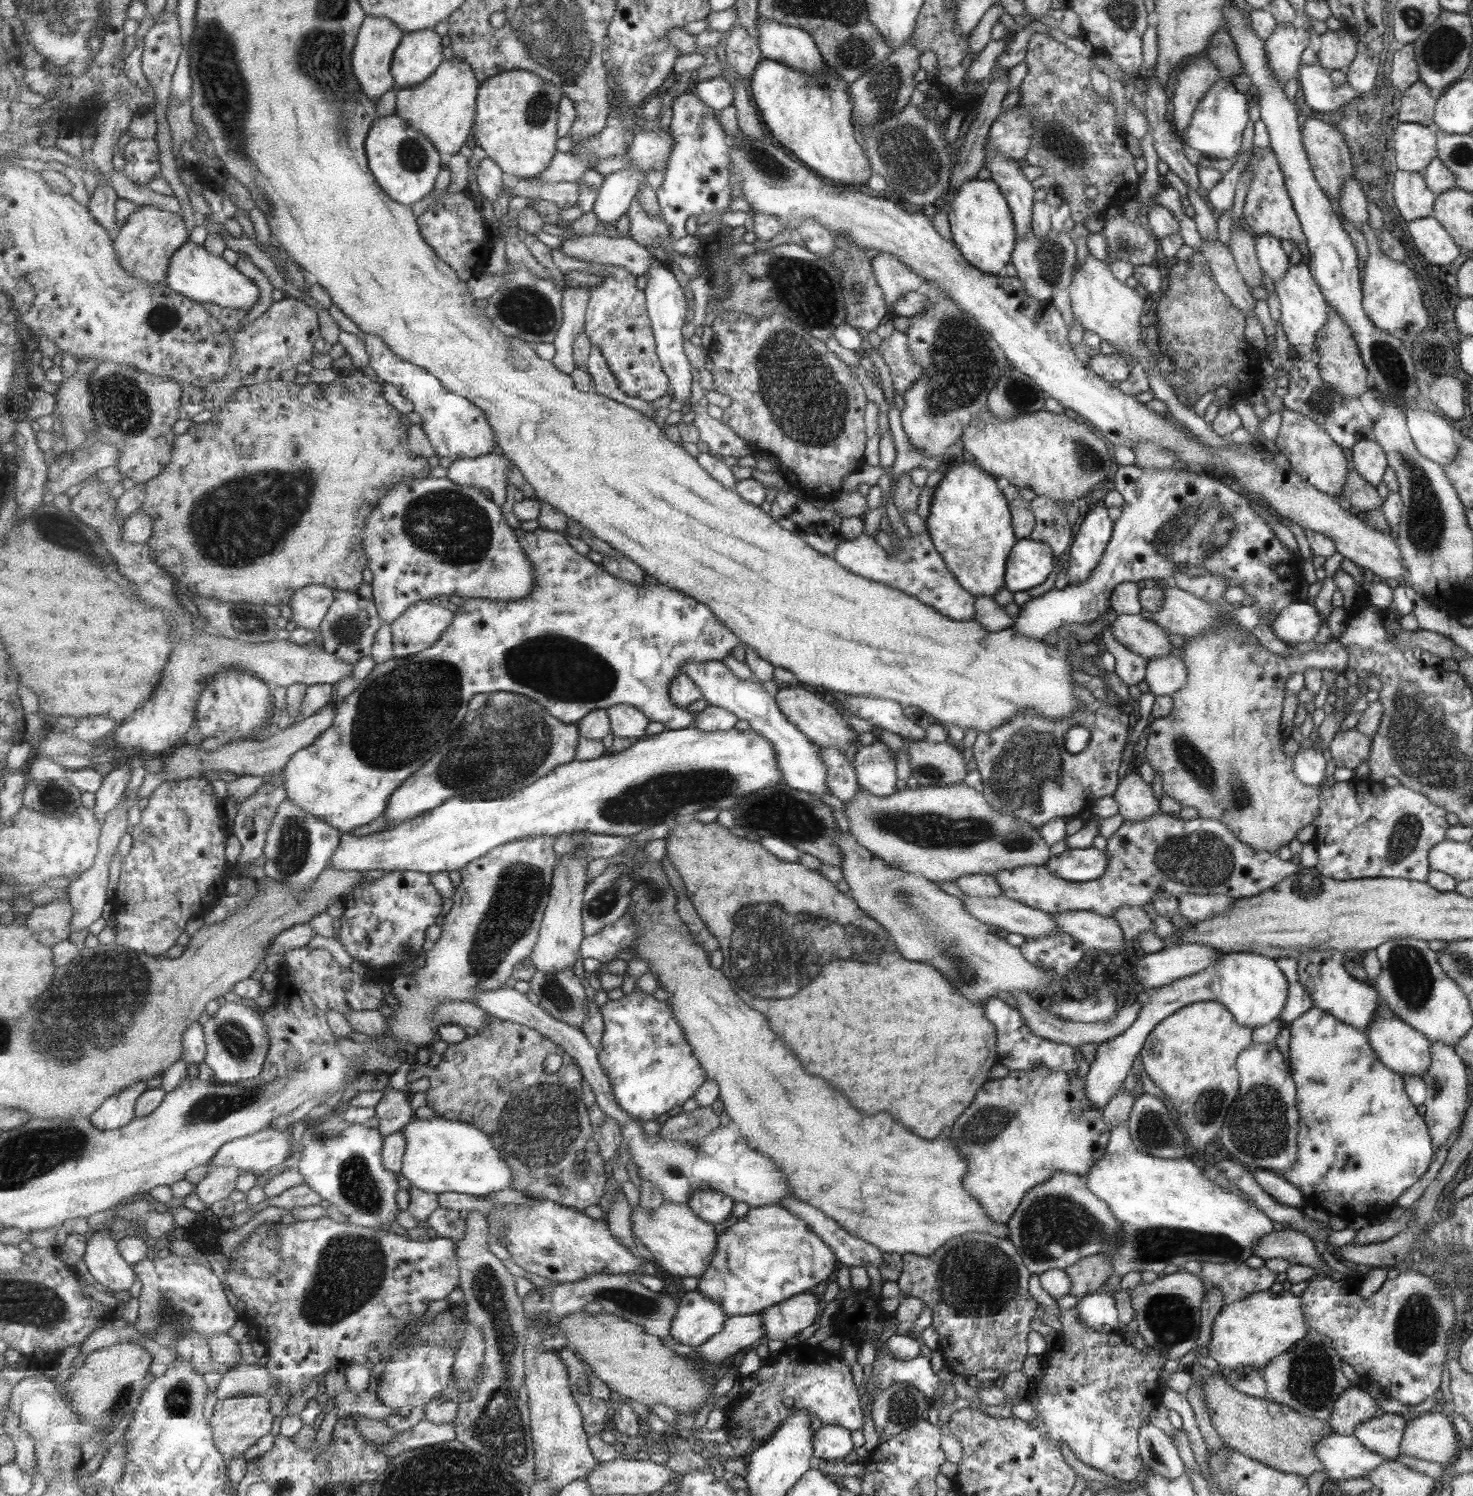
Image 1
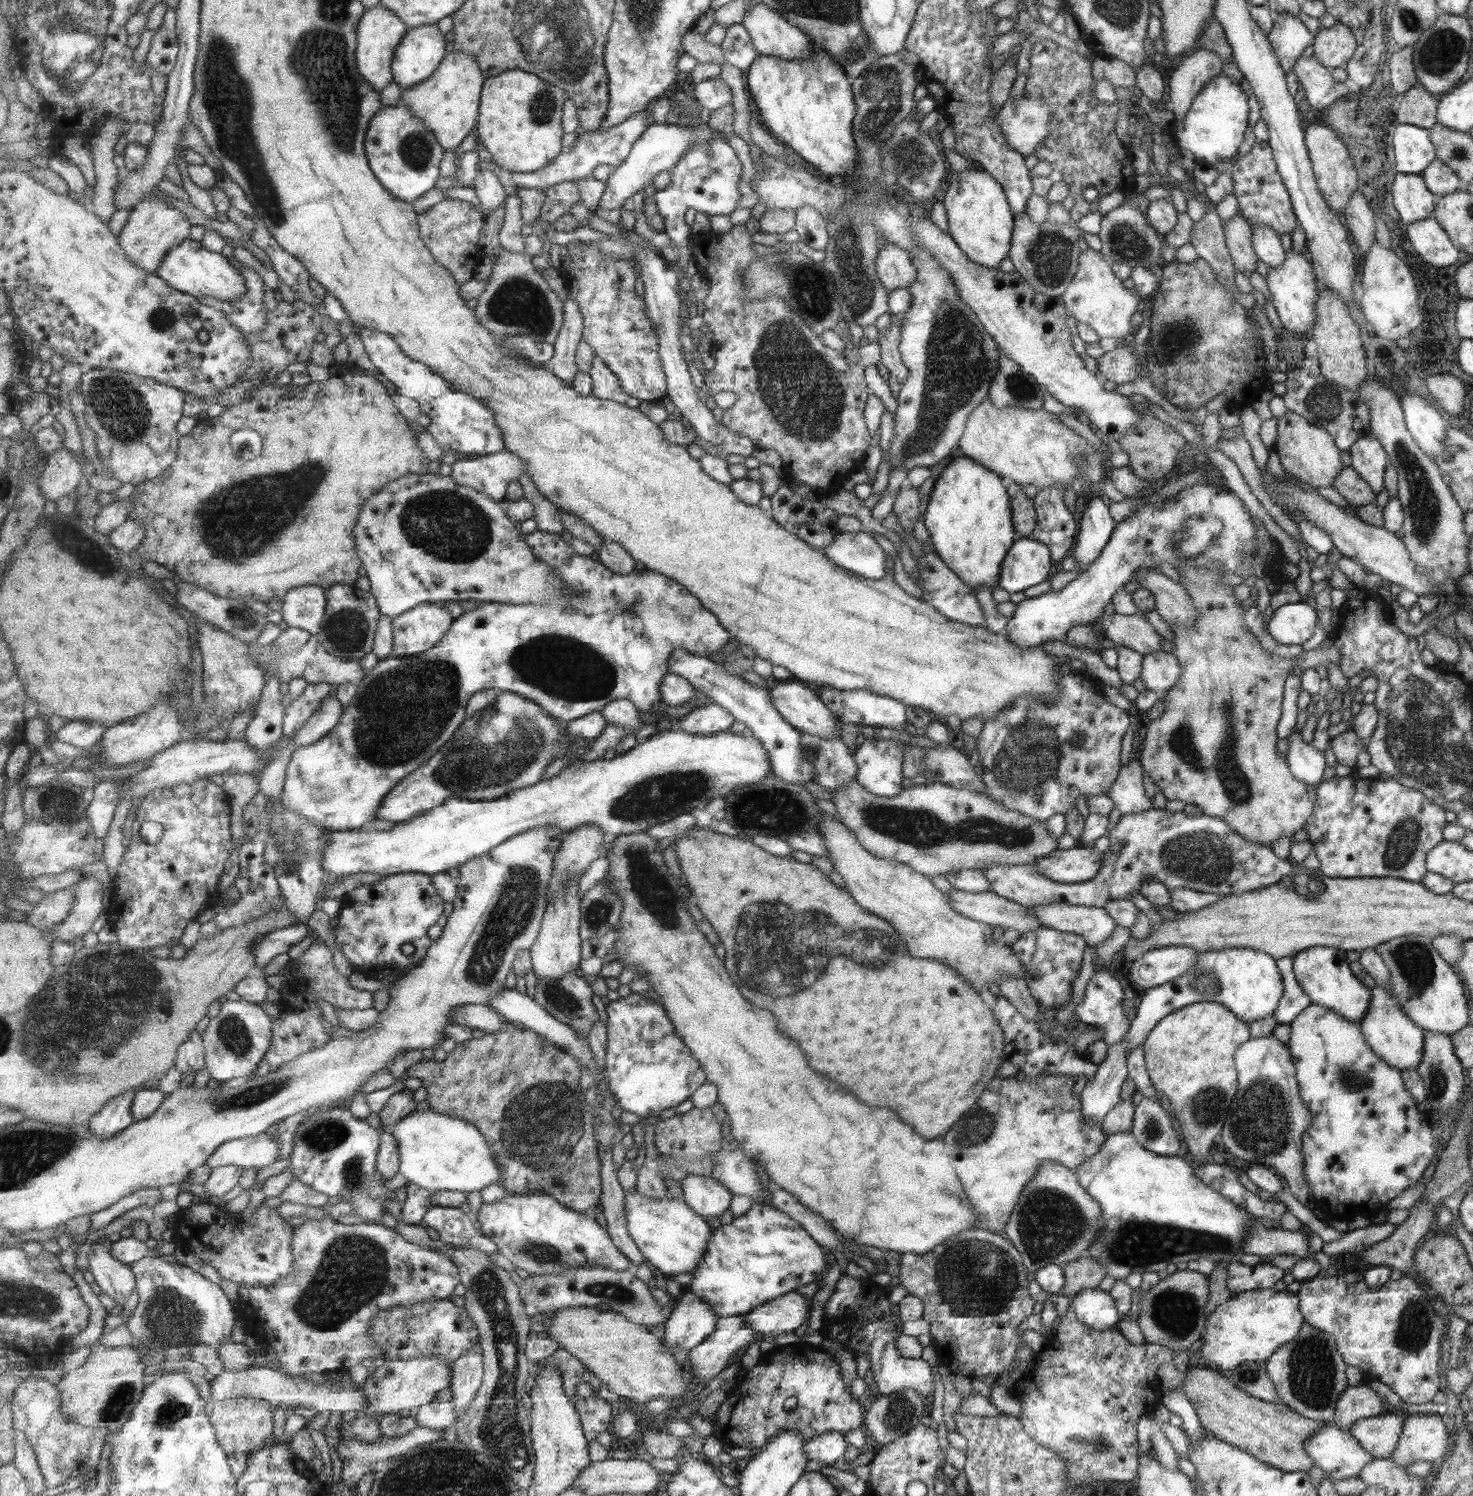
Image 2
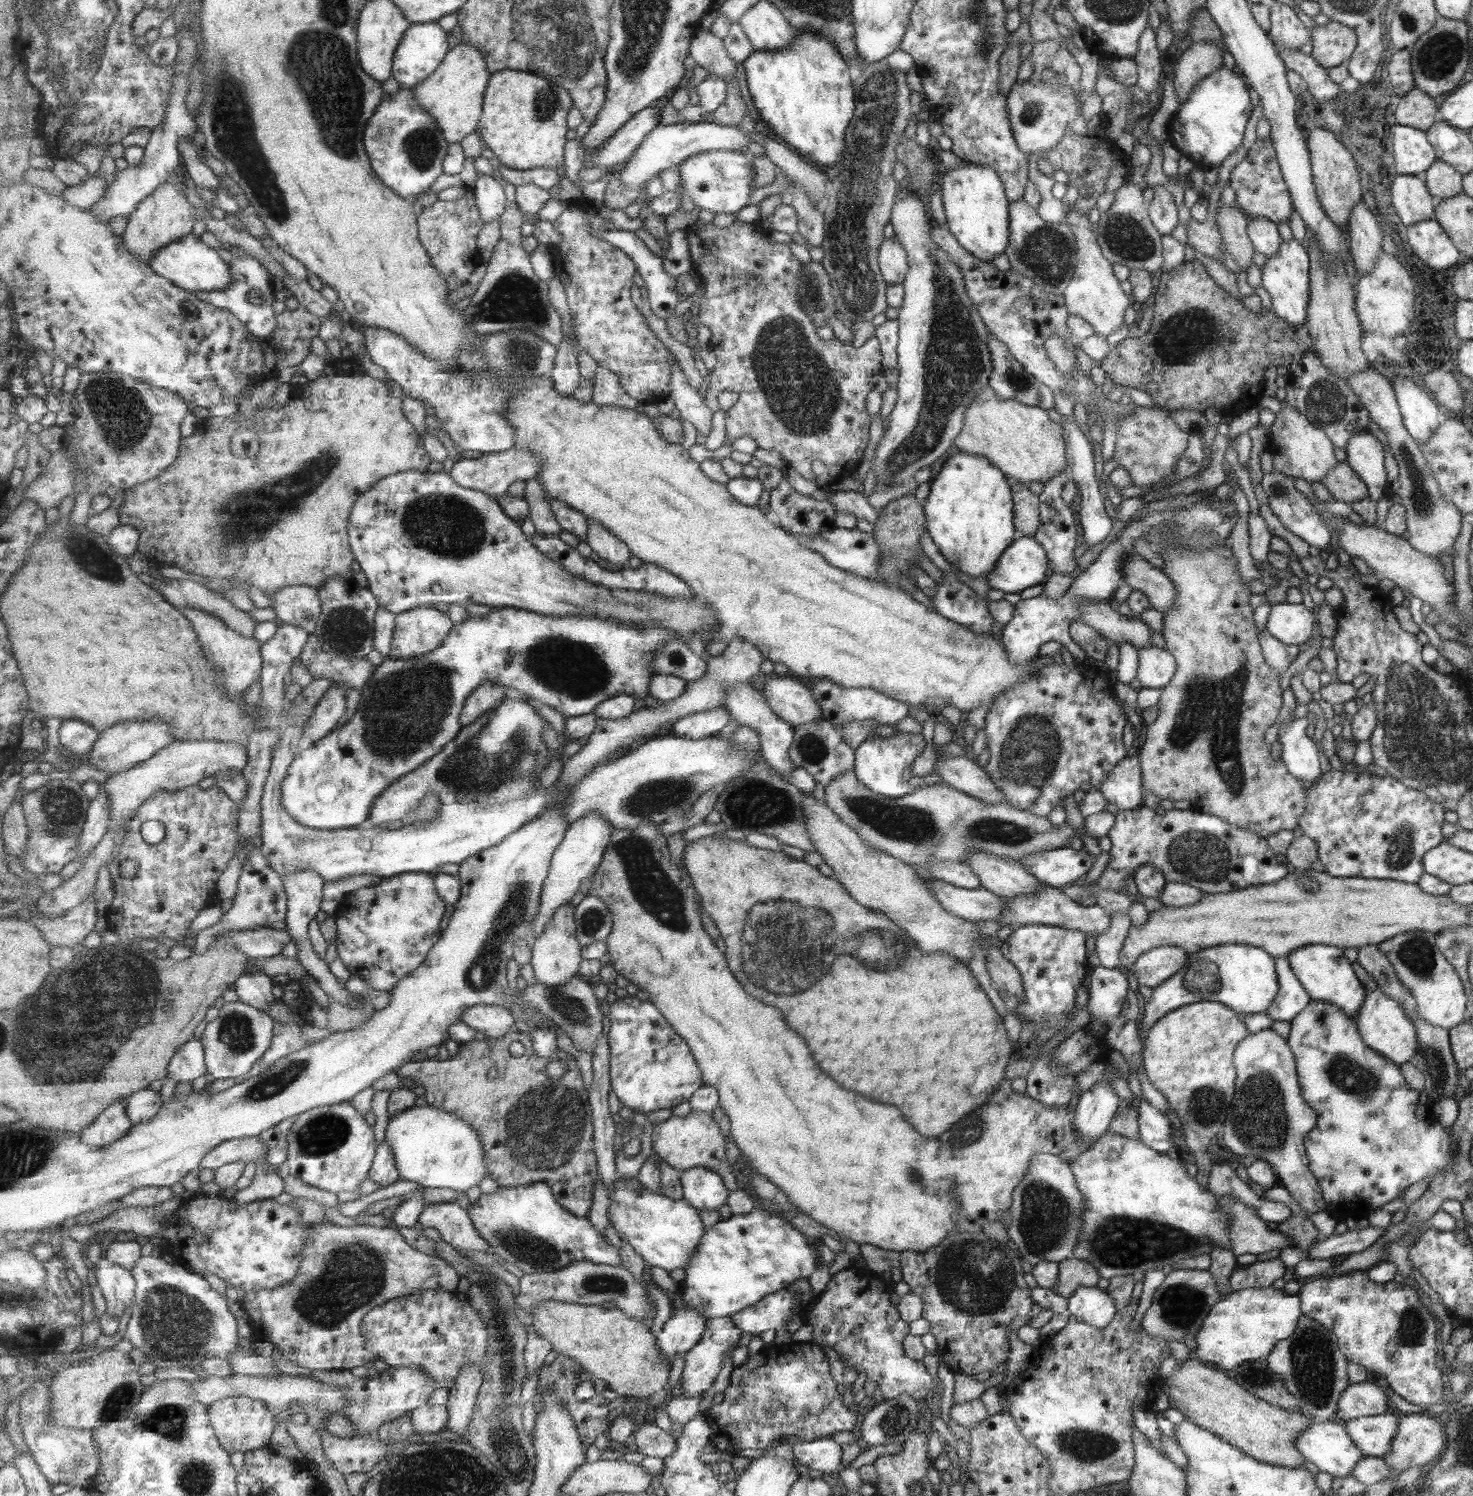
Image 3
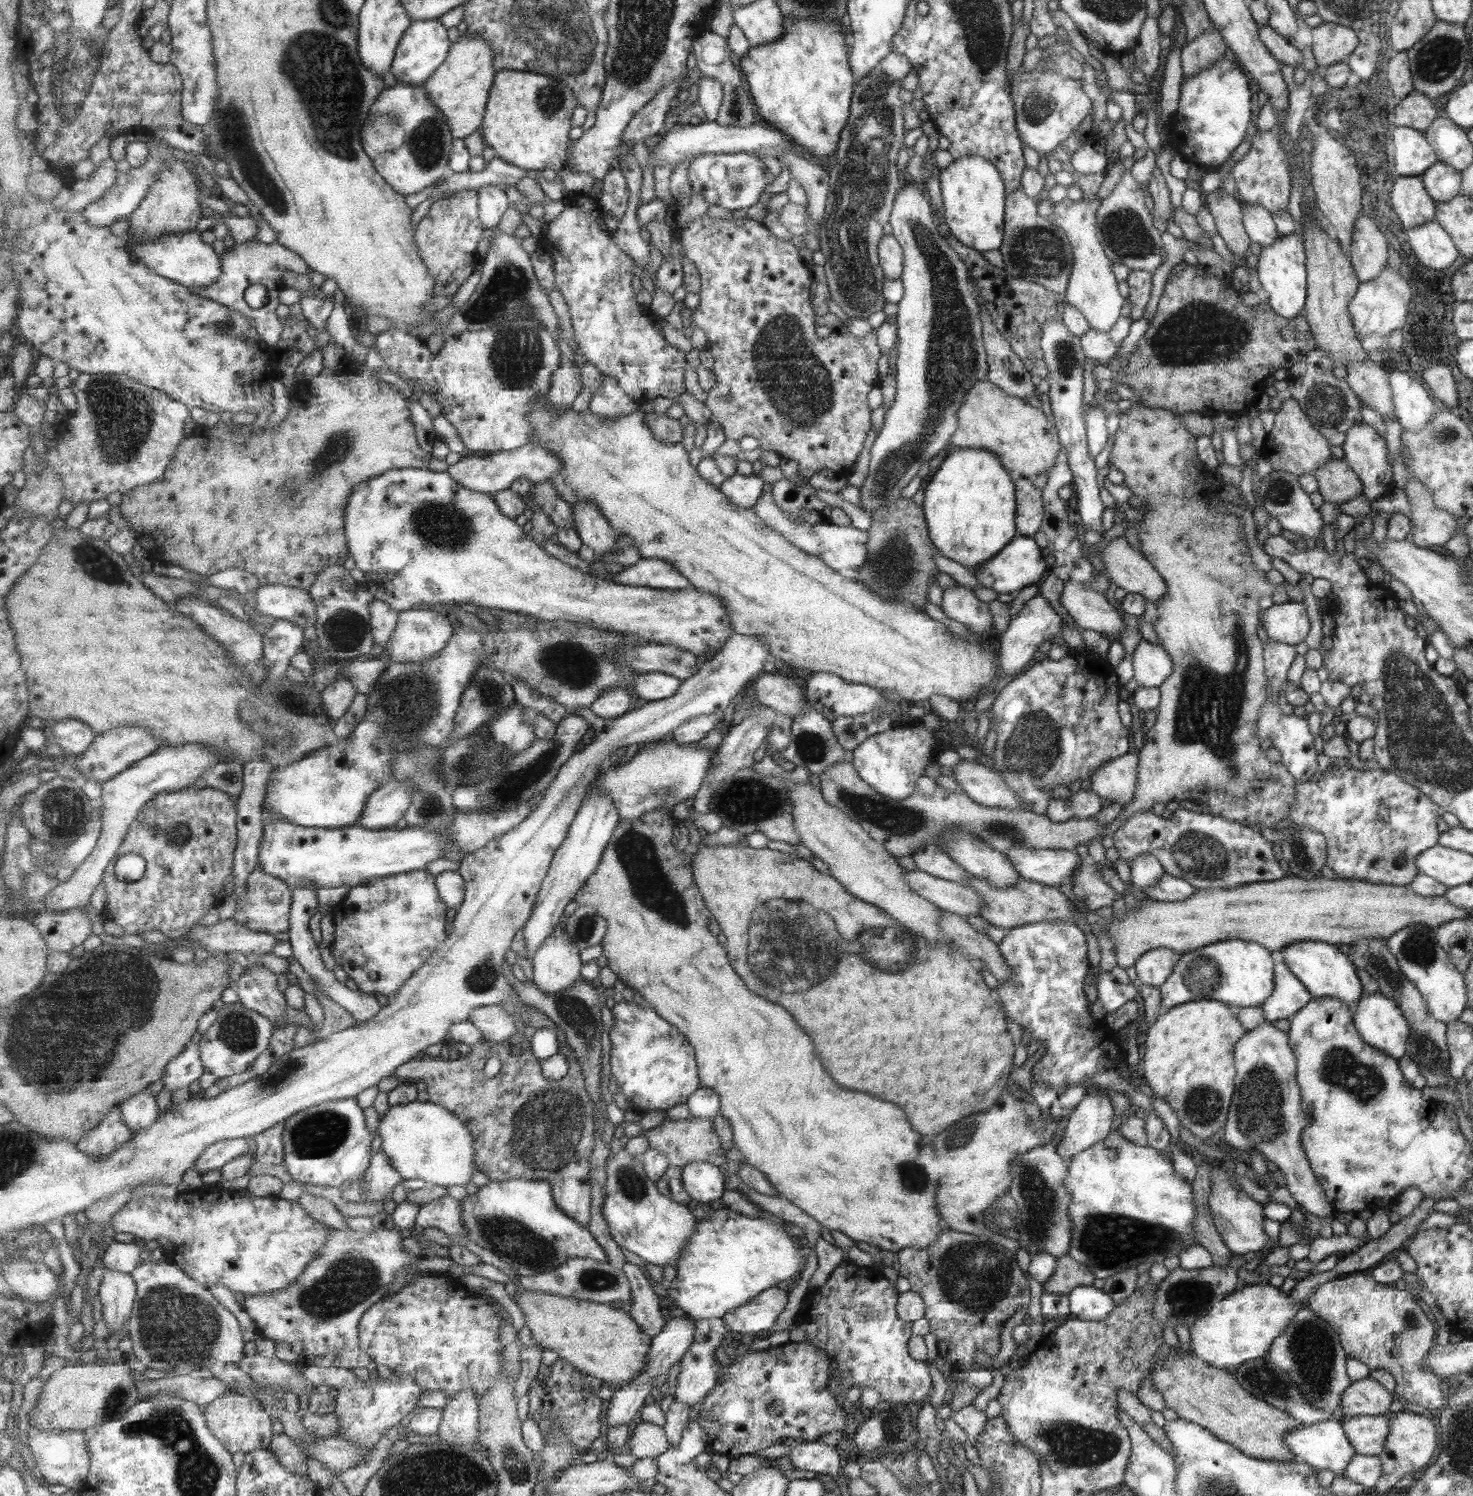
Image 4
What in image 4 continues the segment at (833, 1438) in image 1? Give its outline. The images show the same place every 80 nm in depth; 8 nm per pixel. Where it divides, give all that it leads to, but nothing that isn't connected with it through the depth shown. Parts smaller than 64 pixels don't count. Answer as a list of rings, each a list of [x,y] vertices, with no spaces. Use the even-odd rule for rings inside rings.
[[[818,1440],[802,1442],[788,1450],[788,1457],[792,1470],[829,1474],[839,1480],[843,1461],[835,1445],[829,1446]]]

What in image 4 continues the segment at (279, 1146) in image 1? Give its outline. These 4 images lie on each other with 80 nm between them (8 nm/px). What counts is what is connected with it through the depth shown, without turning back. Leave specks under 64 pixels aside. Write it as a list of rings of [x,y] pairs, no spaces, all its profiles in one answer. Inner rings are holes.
[[[245,1139],[220,1141],[207,1148],[203,1152],[203,1156],[199,1156],[199,1160],[195,1162],[195,1168],[201,1174],[209,1172],[209,1170],[221,1170],[231,1160],[235,1160],[235,1158],[247,1154],[247,1152],[251,1151]]]

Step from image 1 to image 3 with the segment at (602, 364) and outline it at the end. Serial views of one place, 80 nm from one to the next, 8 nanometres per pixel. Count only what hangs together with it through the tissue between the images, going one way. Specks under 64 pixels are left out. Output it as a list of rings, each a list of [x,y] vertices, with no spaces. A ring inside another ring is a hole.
[[[599,366],[597,372],[592,400],[602,406],[620,406],[631,409],[639,406],[640,400],[627,394],[621,379],[613,371]]]

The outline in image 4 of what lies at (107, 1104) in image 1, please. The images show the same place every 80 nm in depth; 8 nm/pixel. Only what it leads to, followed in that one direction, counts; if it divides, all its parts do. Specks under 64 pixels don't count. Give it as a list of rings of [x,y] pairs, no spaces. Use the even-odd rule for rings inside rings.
[[[116,1108],[95,1130],[91,1130],[91,1133],[85,1135],[77,1144],[79,1151],[89,1157],[105,1158],[121,1151],[133,1136],[133,1131],[123,1122],[122,1112]]]

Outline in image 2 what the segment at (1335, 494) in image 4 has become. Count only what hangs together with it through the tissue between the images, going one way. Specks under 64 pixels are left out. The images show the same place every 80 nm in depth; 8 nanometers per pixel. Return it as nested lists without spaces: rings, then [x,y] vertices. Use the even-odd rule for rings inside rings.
[[[1350,466],[1343,467],[1331,481],[1330,486],[1353,508],[1375,502],[1376,494]]]

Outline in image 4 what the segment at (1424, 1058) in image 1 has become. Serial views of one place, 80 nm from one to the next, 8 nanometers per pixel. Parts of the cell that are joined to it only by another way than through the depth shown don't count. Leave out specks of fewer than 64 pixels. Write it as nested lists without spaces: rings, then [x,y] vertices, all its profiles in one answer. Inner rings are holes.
[[[1367,993],[1359,998],[1357,1004],[1352,1008],[1353,1023],[1359,1036],[1368,1045],[1379,1049],[1387,1056],[1393,1057],[1396,1061],[1406,1054],[1407,1043],[1409,1043],[1410,1025],[1407,1024],[1405,1017],[1398,1004],[1381,993]]]

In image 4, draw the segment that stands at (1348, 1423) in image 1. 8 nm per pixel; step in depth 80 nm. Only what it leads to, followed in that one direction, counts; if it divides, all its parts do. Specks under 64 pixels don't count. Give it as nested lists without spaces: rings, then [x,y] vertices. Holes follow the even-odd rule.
[[[1370,1376],[1354,1380],[1343,1391],[1337,1409],[1341,1419],[1355,1416],[1385,1415],[1391,1406],[1391,1394]]]

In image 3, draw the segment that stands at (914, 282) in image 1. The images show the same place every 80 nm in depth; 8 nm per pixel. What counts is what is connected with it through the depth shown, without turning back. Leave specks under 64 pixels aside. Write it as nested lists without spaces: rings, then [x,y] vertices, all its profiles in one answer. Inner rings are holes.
[[[894,238],[884,239],[878,252],[878,267],[887,286],[899,284],[906,278],[909,262],[905,250]]]

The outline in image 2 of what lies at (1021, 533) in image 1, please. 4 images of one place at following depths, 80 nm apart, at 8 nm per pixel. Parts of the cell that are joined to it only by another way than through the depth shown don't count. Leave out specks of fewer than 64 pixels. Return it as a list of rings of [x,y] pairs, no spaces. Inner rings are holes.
[[[1007,480],[1007,494],[1011,498],[1011,512],[1013,512],[1013,528],[1017,536],[1031,537],[1037,526],[1037,516],[1034,511],[1033,499],[1029,499],[1014,481]]]

